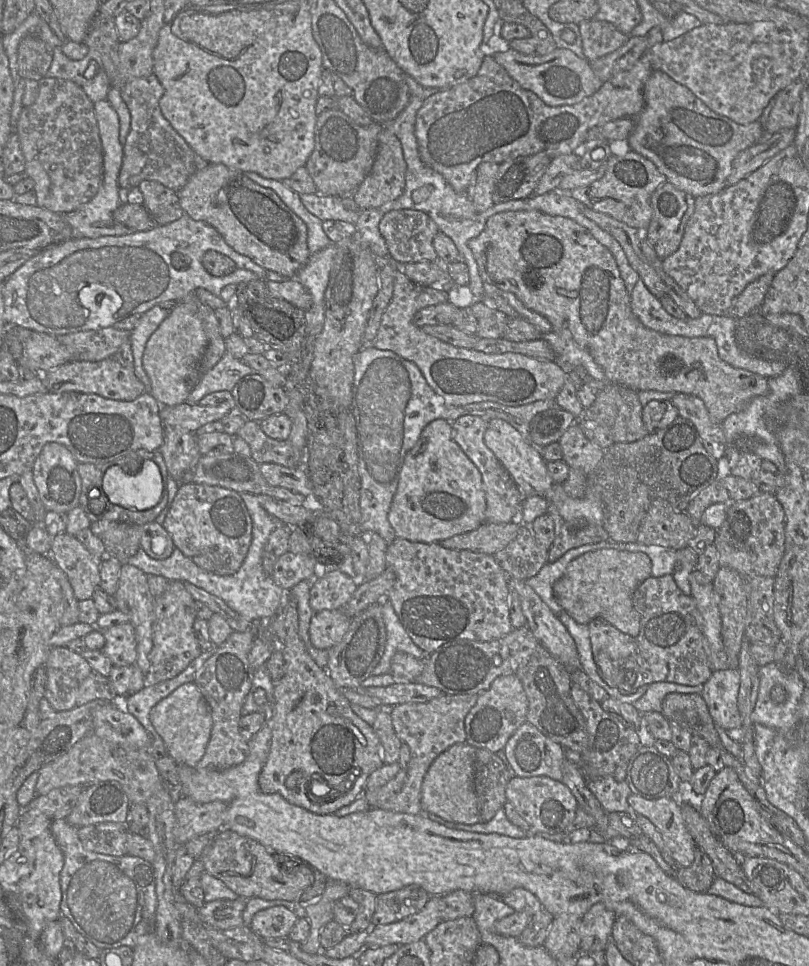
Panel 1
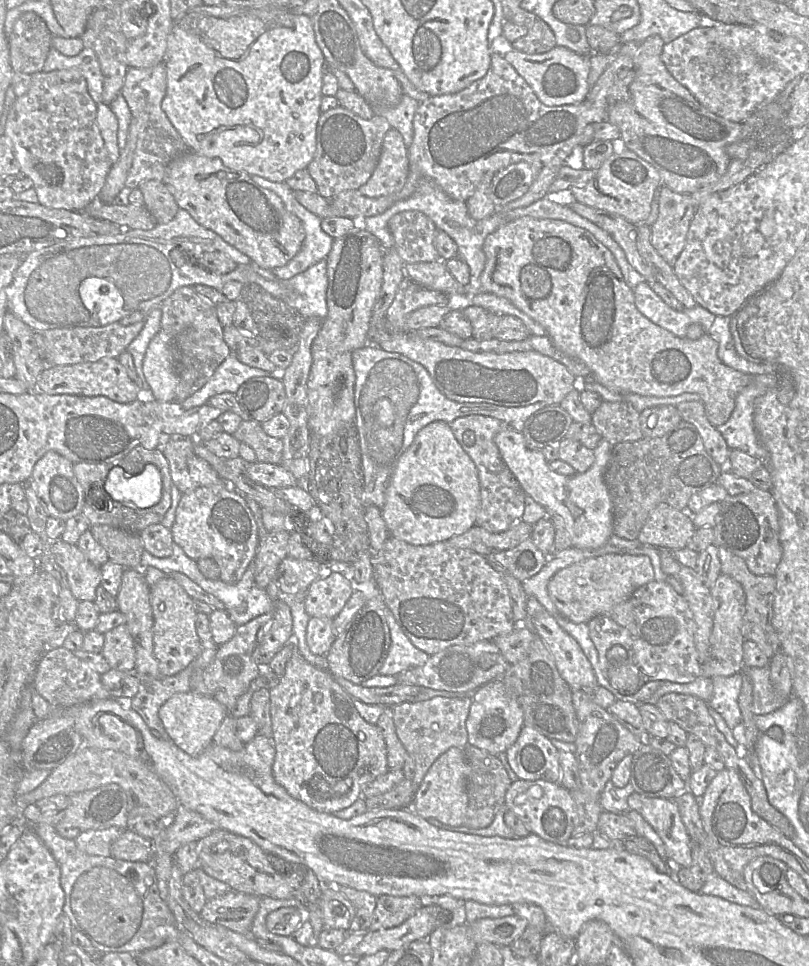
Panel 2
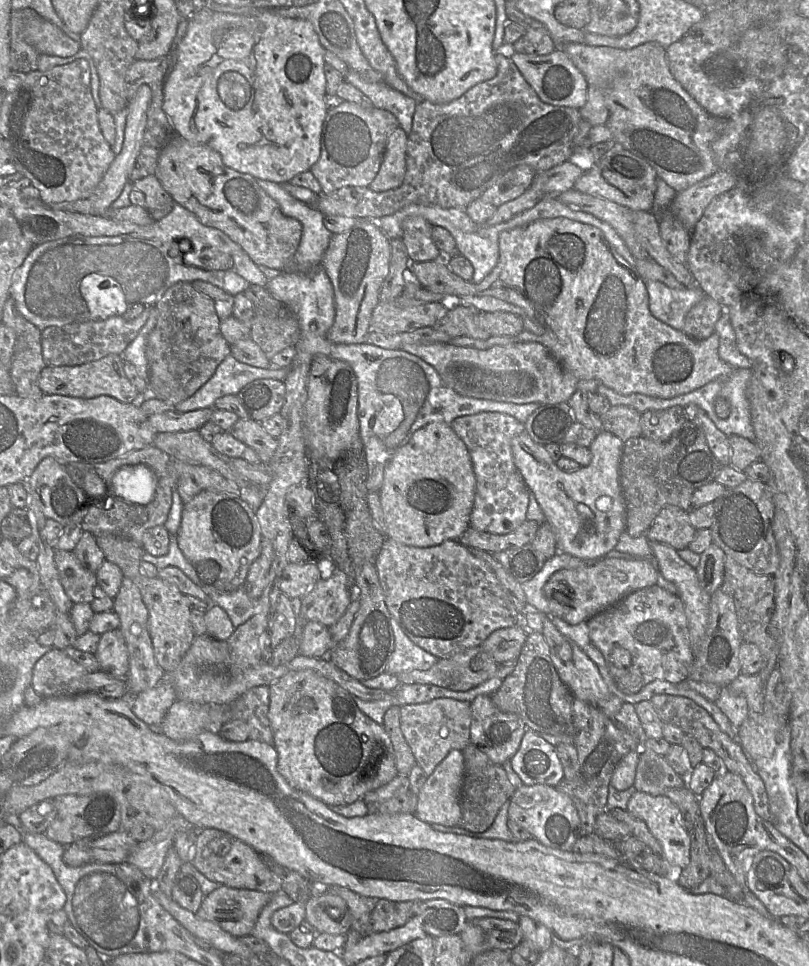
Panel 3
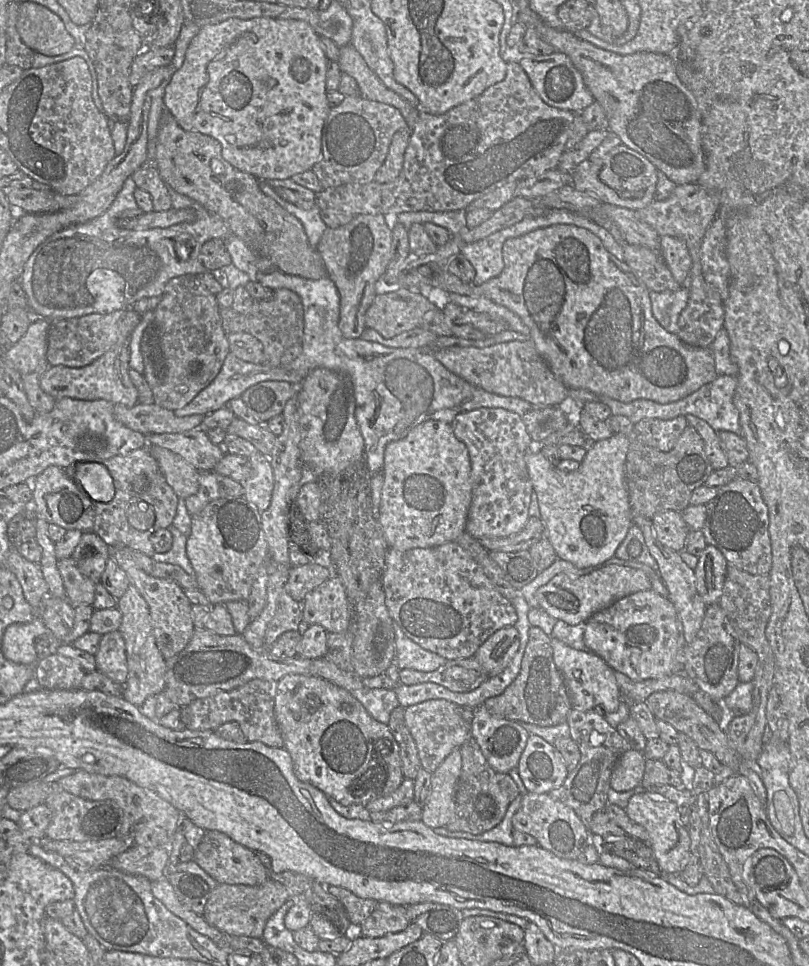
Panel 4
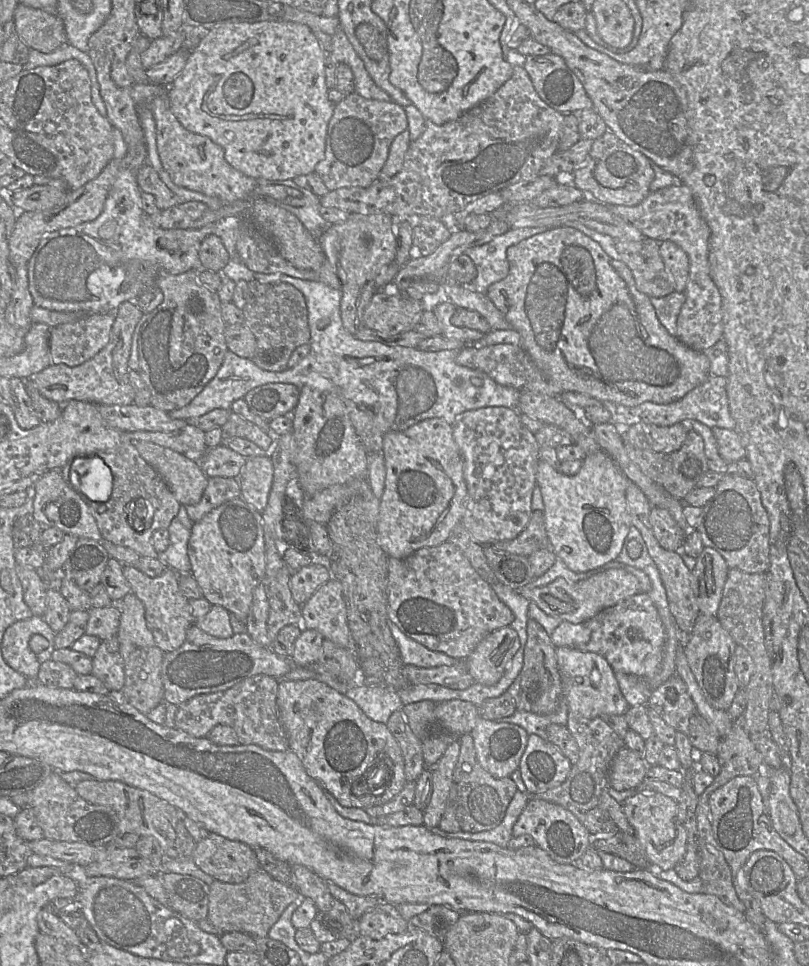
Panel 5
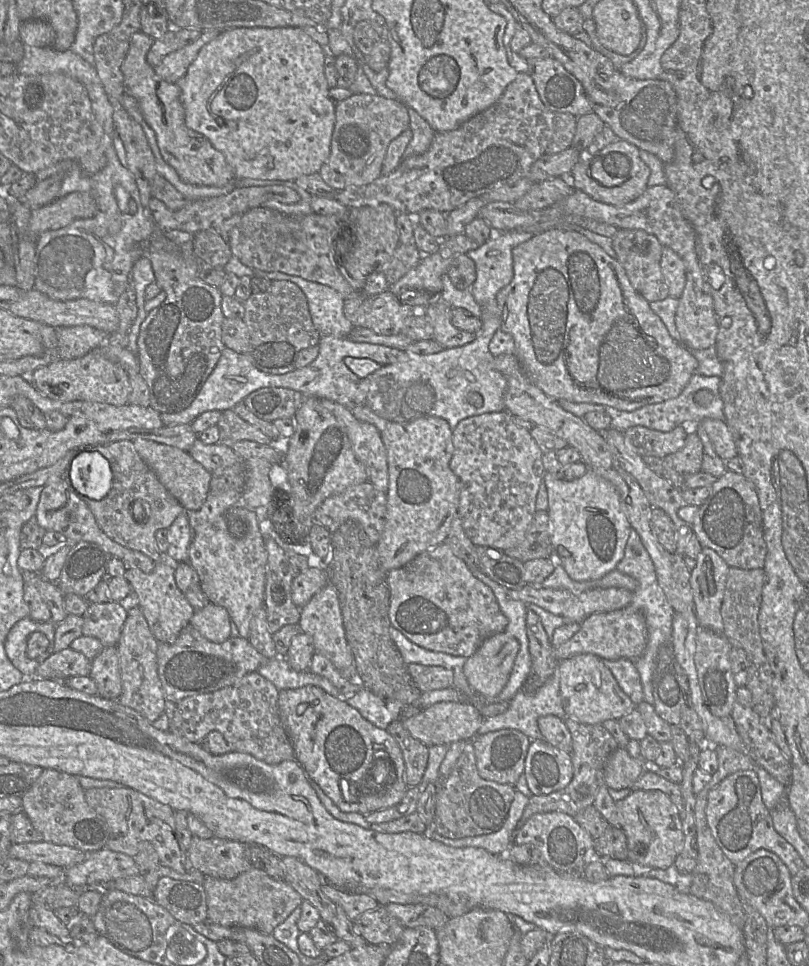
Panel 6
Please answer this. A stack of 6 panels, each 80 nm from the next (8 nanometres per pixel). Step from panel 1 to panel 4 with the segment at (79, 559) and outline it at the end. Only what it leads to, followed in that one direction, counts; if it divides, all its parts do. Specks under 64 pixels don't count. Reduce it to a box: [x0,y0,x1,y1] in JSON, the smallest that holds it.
[57,558,98,607]

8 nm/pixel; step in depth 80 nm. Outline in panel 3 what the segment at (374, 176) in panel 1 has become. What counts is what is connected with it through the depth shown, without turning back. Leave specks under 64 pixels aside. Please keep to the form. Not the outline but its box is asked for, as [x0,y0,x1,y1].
[368,128,408,192]

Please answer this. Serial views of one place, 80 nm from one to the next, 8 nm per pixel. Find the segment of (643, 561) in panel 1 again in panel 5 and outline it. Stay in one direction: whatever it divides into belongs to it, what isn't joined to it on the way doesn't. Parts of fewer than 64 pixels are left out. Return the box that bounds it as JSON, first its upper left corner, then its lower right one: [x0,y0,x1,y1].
[517,568,641,624]

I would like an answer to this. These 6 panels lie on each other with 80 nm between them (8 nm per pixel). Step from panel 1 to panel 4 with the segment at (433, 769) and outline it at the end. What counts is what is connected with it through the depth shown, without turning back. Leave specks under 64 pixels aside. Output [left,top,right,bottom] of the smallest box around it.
[422,748,462,827]

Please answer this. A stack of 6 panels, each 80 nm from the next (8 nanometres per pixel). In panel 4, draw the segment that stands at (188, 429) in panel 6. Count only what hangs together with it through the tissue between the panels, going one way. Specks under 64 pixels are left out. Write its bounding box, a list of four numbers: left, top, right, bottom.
[146,427,226,471]

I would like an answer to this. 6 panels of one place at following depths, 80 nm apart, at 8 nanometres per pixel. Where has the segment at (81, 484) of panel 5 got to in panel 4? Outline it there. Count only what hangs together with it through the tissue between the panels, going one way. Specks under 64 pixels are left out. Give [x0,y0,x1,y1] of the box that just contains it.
[75,462,114,503]

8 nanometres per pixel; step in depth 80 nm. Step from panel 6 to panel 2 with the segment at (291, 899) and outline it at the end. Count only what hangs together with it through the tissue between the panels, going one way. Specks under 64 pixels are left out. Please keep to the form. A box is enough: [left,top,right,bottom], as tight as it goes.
[199,891,260,934]

